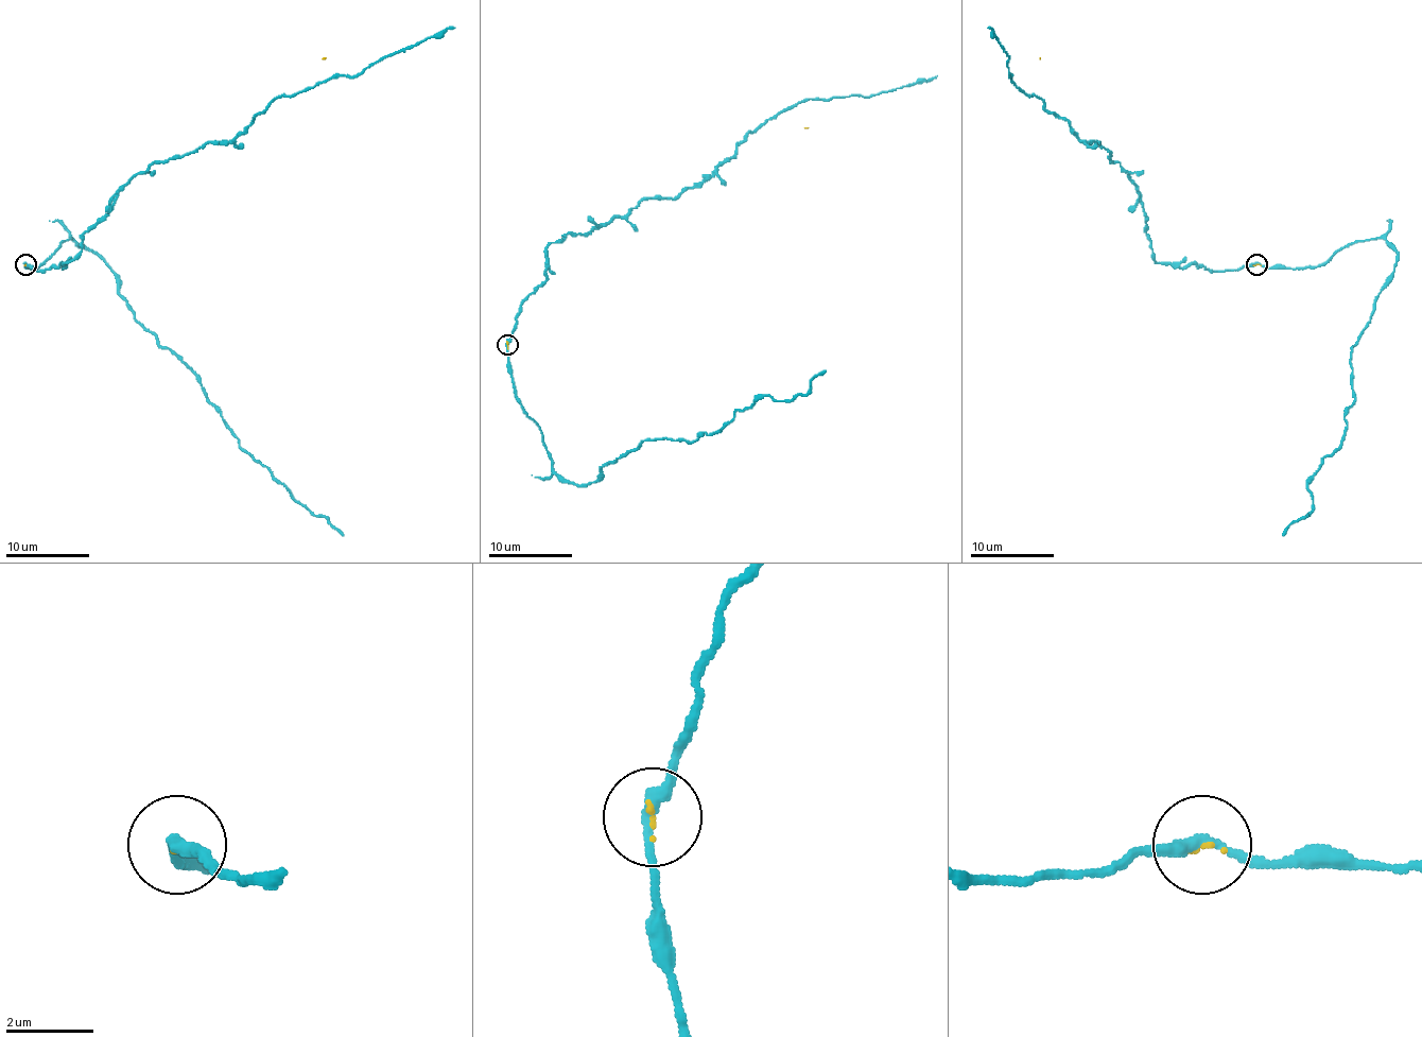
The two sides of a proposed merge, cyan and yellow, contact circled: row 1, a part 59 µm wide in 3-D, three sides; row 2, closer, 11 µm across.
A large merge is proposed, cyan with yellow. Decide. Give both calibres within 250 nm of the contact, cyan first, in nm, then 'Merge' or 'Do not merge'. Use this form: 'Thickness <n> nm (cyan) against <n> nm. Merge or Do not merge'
Thickness 280 nm (cyan) against 70 nm. Merge

